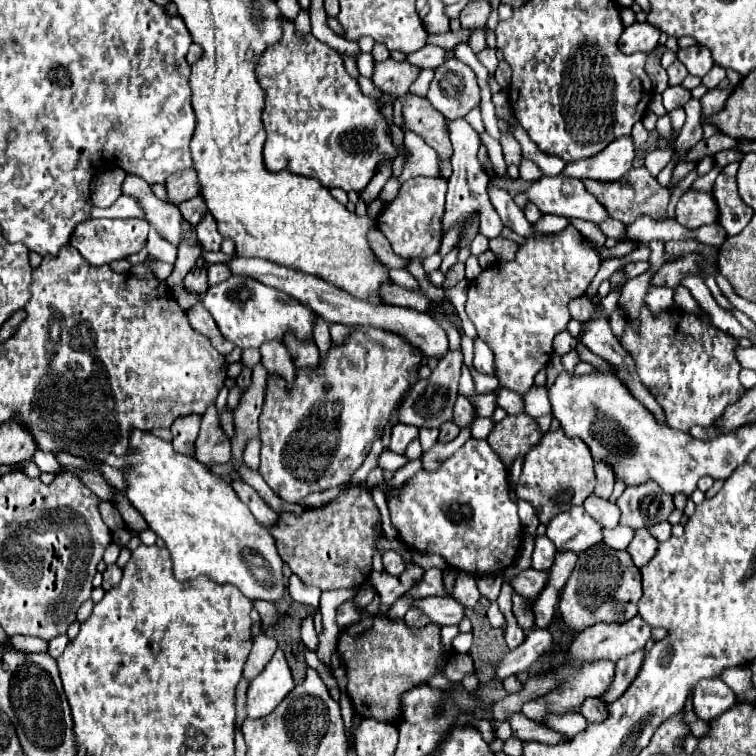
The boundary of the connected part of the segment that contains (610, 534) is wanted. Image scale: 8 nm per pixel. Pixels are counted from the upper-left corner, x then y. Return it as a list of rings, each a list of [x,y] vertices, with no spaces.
[[[614,527],[614,529],[604,529],[604,543],[612,549],[626,549],[628,541],[632,541],[634,531],[628,527]]]

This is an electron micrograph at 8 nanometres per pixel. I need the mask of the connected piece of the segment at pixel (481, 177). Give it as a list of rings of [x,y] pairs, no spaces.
[[[464,117],[450,121],[448,129],[450,129],[450,141],[452,141],[452,147],[454,147],[454,155],[452,155],[452,161],[450,161],[454,173],[448,179],[446,211],[444,211],[444,217],[442,217],[442,233],[446,235],[450,229],[456,227],[456,223],[464,221],[470,213],[476,213],[476,211],[480,213],[482,211],[482,233],[498,237],[500,231],[502,231],[502,221],[500,221],[500,217],[498,217],[496,209],[492,207],[492,203],[488,199],[488,193],[486,193],[488,175],[482,173],[480,161],[476,159],[476,153],[478,153],[478,147],[480,147],[480,137]]]

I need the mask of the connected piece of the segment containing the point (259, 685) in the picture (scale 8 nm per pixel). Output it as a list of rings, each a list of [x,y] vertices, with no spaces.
[[[276,651],[268,665],[250,681],[246,695],[246,717],[258,719],[270,713],[294,687],[288,663],[282,651]]]

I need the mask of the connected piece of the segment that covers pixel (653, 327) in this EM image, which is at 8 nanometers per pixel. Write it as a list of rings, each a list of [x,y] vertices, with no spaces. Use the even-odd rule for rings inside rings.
[[[642,305],[638,327],[634,329],[632,321],[626,319],[626,329],[624,335],[620,337],[620,343],[632,355],[642,385],[654,395],[654,399],[658,401],[658,405],[666,415],[666,423],[672,425],[674,429],[690,431],[696,425],[700,427],[716,425],[716,421],[724,415],[726,407],[736,403],[746,391],[738,381],[738,373],[740,373],[740,363],[736,359],[738,341],[732,335],[714,327],[704,309],[700,315],[686,313],[678,307],[652,313],[648,305]]]

